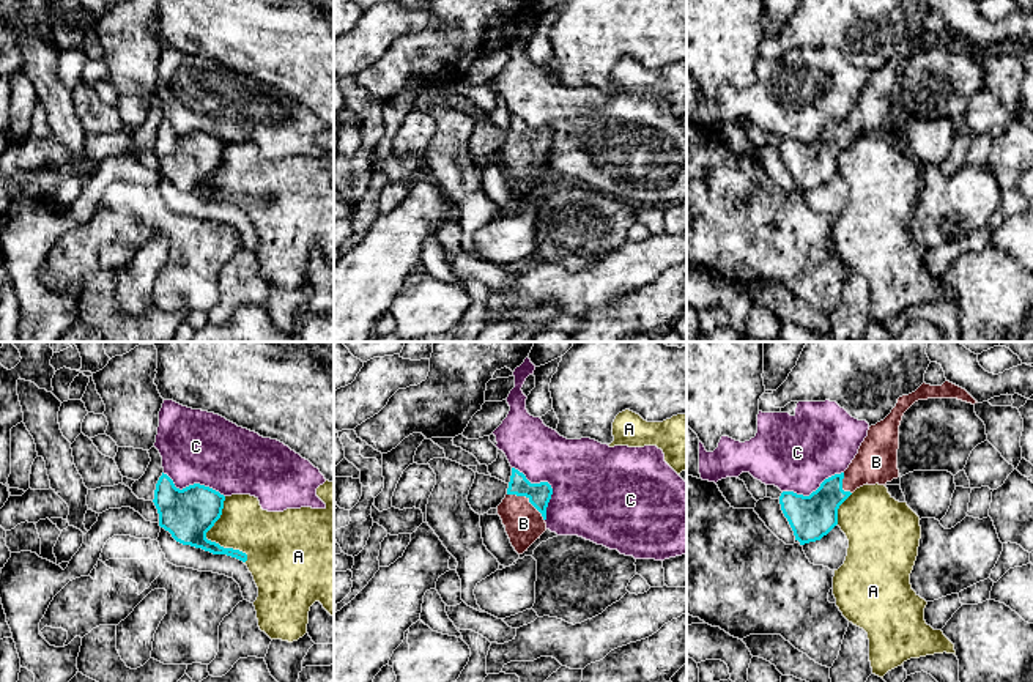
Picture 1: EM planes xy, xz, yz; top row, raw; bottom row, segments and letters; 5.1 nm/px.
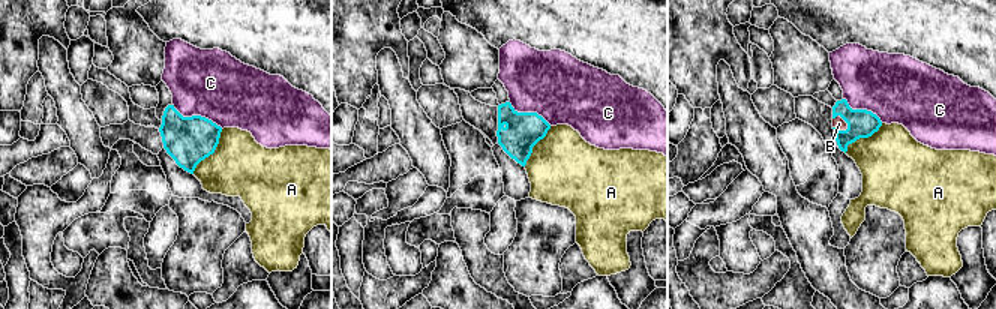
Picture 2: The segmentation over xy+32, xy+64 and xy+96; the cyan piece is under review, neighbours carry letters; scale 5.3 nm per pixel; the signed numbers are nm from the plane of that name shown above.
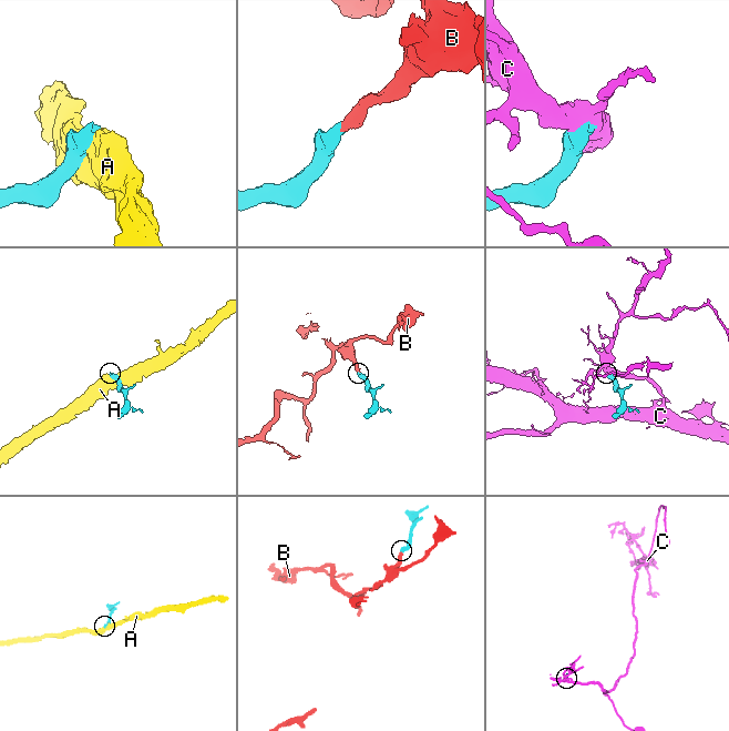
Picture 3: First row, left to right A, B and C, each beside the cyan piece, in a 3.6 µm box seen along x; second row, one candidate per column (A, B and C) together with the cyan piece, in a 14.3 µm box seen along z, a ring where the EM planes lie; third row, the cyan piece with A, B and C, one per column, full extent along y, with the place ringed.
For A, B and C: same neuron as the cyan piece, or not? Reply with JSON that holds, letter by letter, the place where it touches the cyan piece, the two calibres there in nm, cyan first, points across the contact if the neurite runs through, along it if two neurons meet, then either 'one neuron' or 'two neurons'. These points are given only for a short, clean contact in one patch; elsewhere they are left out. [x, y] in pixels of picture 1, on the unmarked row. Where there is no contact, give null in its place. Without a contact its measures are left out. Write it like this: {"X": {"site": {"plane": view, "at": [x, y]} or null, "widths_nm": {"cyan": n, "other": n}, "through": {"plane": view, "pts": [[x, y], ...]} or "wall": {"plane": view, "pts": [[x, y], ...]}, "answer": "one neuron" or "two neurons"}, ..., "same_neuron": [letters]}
{"A": {"site": {"plane": "xy", "at": [210, 188]}, "widths_nm": {"cyan": 260, "other": 260}, "answer": "two neurons"}, "B": {"site": {"plane": "xz", "at": [529, 147]}, "widths_nm": {"cyan": 120, "other": 190}, "through": {"plane": "xz", "pts": [[539, 142], [529, 147], [523, 156], [523, 170]]}, "answer": "one neuron"}, "C": {"site": {"plane": "xz", "at": [548, 131]}, "widths_nm": {"cyan": 120, "other": 460}, "answer": "two neurons"}, "same_neuron": ["B"]}

